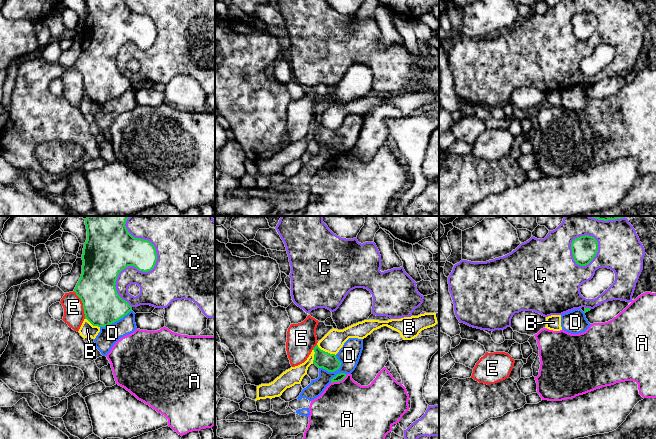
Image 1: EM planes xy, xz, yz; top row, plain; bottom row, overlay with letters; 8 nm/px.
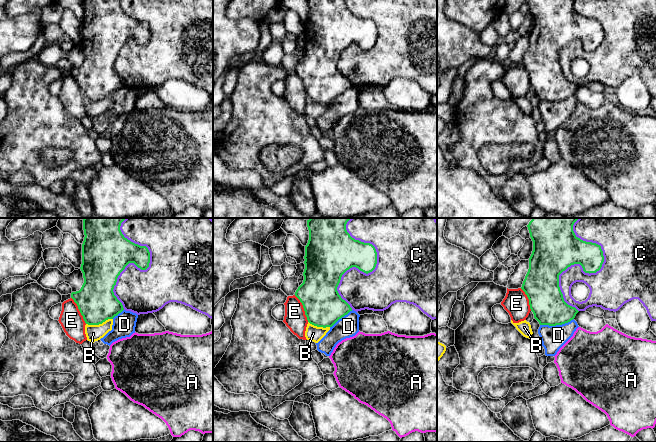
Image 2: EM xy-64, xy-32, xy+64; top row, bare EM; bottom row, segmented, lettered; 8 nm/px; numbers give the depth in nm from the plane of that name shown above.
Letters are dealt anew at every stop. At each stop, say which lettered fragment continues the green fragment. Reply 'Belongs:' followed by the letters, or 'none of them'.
Belongs: none of them

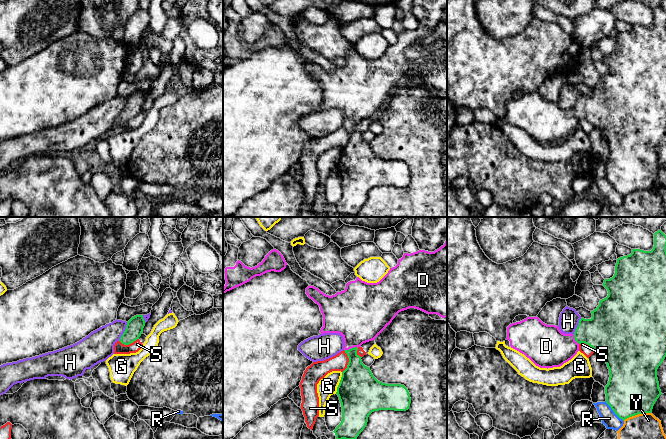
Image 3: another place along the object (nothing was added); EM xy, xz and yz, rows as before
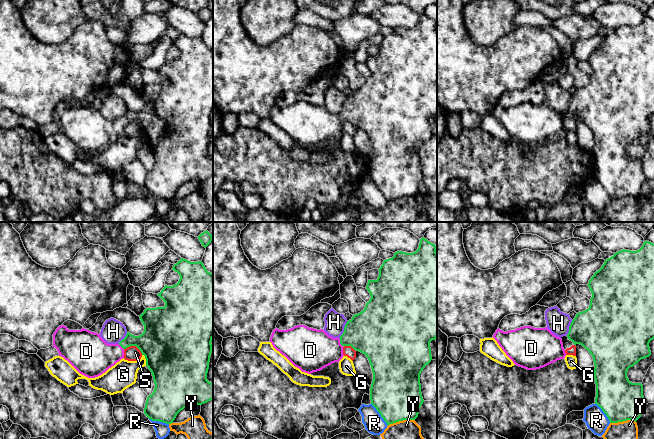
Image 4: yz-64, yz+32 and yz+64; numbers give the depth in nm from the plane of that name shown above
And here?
Belongs: D

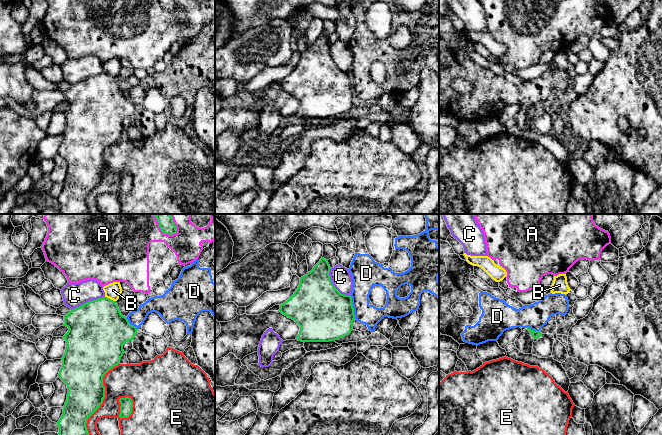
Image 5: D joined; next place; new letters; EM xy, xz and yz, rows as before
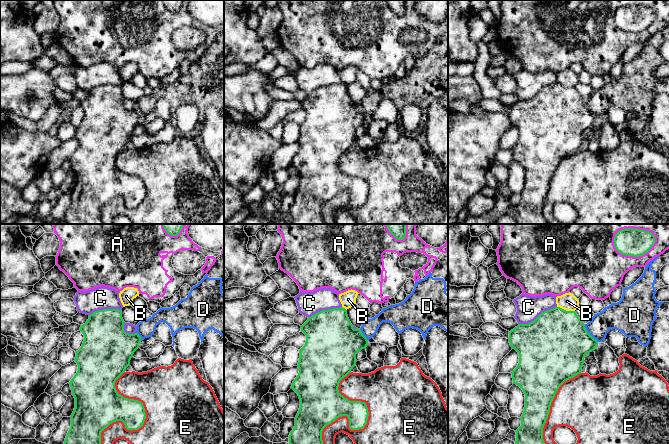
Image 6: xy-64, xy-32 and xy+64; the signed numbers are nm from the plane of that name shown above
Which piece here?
Belongs: none of them

